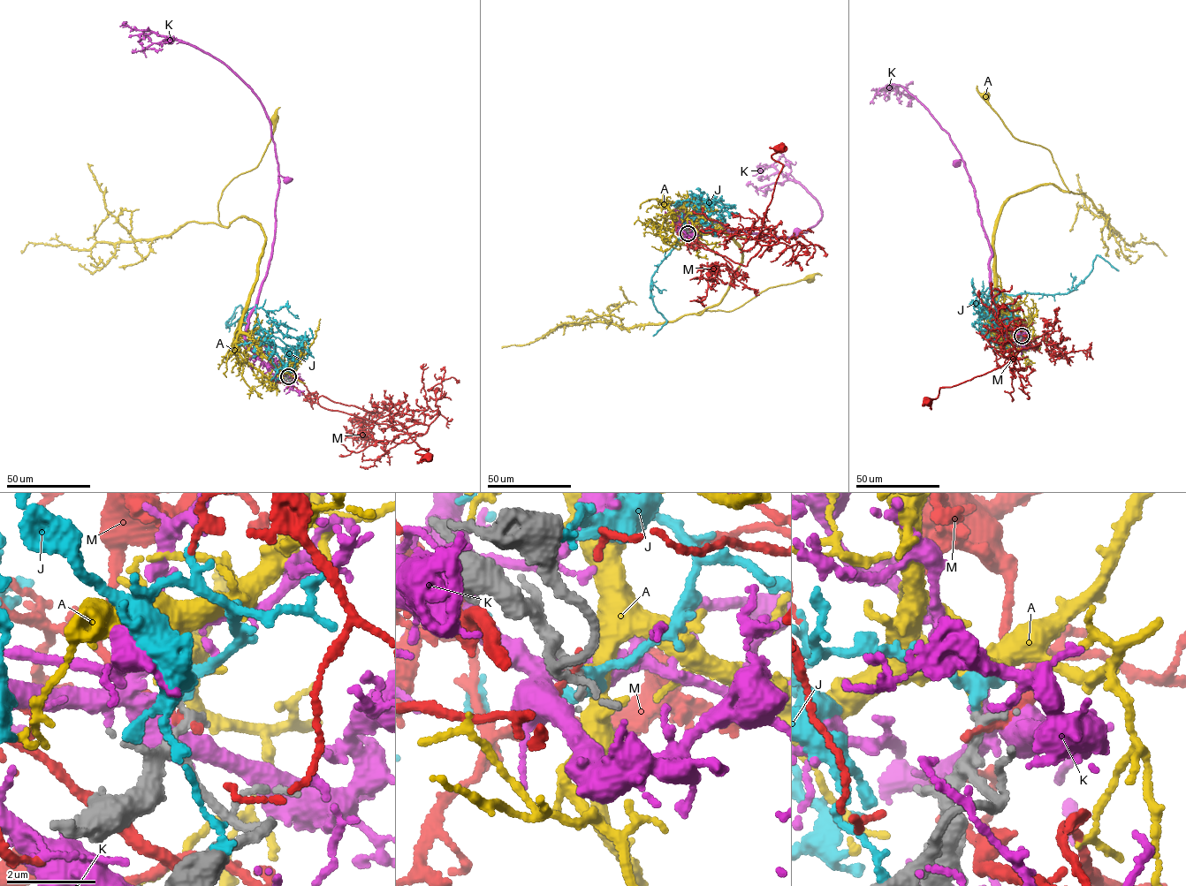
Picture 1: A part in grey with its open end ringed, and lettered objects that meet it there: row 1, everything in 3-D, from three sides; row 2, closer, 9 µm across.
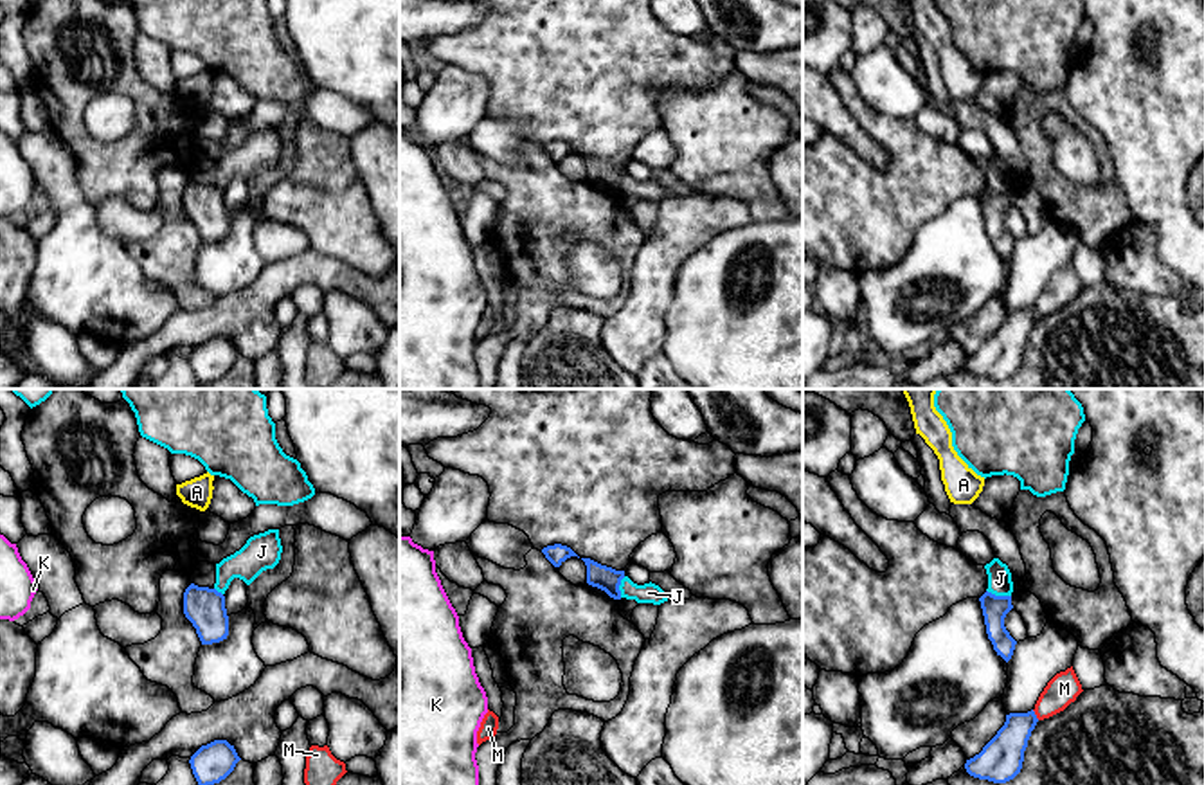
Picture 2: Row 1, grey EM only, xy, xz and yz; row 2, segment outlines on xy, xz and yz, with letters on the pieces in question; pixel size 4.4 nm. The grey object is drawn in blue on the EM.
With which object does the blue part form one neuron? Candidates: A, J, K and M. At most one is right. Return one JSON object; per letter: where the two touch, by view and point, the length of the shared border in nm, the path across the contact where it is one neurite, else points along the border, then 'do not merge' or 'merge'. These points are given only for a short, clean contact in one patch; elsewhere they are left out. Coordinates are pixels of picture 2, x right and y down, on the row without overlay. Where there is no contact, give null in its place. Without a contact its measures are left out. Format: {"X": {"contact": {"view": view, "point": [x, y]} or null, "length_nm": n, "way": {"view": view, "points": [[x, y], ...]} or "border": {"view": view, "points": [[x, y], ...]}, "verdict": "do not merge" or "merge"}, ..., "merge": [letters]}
{"A": {"contact": null, "verdict": "do not merge"}, "J": {"contact": {"view": "yz", "point": [999, 193]}, "length_nm": 120, "verdict": "do not merge"}, "K": {"contact": null, "verdict": "do not merge"}, "M": {"contact": {"view": "yz", "point": [1035, 312]}, "length_nm": 60, "border": {"view": "yz", "points": [[1032, 306], [1039, 315]]}, "verdict": "do not merge"}, "merge": []}

